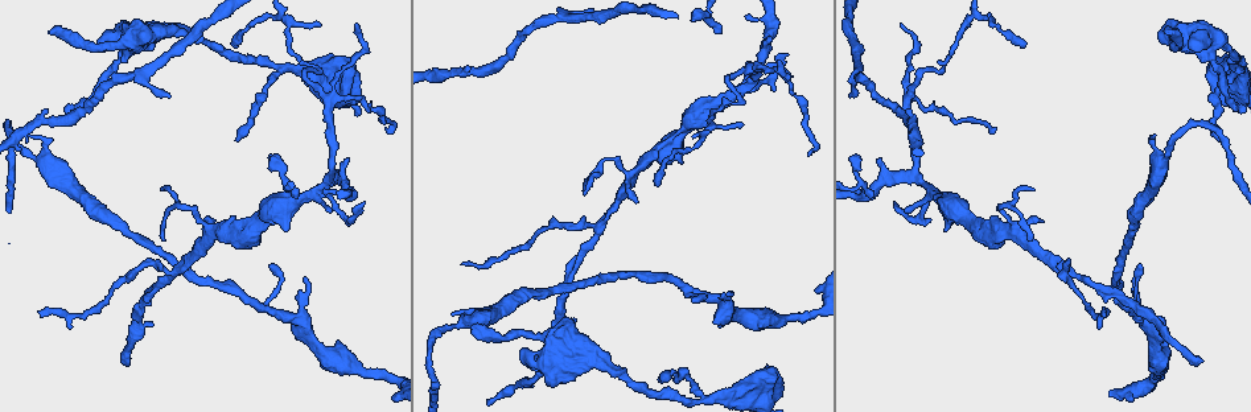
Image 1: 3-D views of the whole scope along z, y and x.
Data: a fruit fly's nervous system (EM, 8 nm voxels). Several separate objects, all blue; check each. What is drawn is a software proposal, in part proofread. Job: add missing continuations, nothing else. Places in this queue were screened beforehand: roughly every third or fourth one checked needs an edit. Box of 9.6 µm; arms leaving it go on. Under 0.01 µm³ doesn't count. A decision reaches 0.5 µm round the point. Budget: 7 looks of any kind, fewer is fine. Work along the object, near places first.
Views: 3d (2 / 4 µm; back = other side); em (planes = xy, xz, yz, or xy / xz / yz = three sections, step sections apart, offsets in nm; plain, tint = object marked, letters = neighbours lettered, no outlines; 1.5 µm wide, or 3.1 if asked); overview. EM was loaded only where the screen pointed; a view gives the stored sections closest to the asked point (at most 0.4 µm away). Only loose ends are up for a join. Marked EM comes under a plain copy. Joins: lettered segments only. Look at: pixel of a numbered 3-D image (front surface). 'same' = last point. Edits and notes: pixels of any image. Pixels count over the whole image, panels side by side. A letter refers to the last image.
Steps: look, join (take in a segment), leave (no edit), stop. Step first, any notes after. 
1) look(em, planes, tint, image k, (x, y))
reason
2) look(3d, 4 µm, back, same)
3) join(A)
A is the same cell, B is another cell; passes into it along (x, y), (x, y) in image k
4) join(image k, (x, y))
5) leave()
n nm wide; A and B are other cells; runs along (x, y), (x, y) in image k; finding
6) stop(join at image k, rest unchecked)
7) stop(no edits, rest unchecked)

look(em, planes, letters, image 1, (387, 128))
long arm stops here

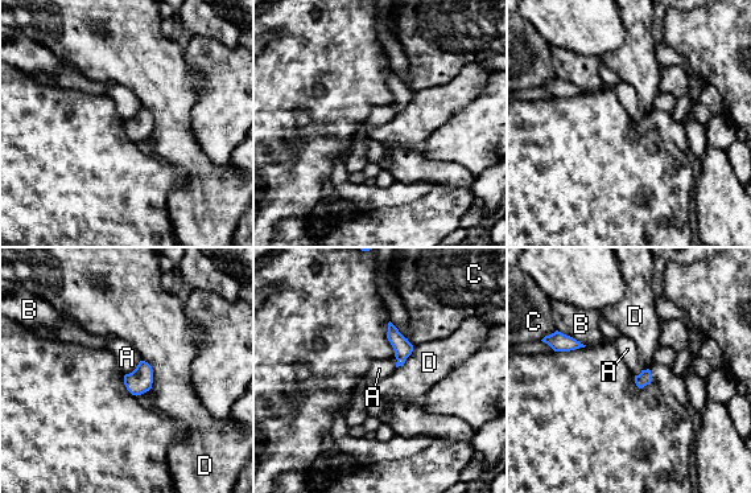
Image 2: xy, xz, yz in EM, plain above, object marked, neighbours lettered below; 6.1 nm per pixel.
leave()
A, B, C and D are other cells; none of them fits

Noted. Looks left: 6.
look(em, planes, letters, image 1, (362, 204))
an open end

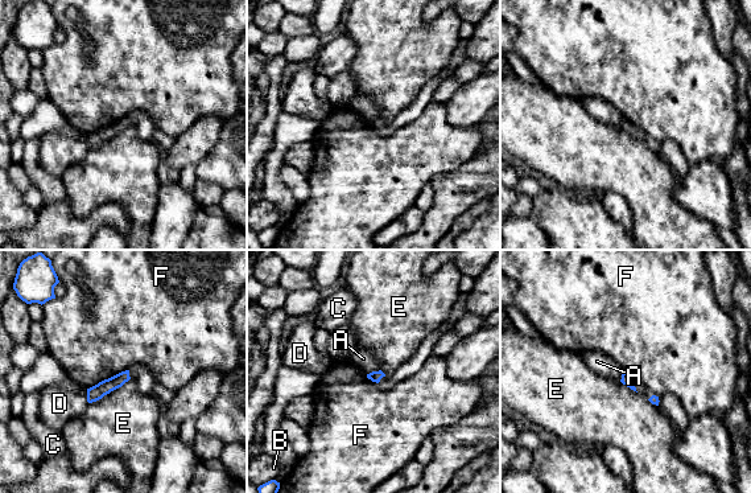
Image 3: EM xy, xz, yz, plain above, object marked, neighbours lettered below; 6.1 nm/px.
leave()
70 nm wide; A, B, C, D, E and F are other cells; border along (128, 369), (104, 378), (87, 389) in image 3; none of them fits

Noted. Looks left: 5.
look(3d, 2 µm, image 1, (474, 326))
branch stops here

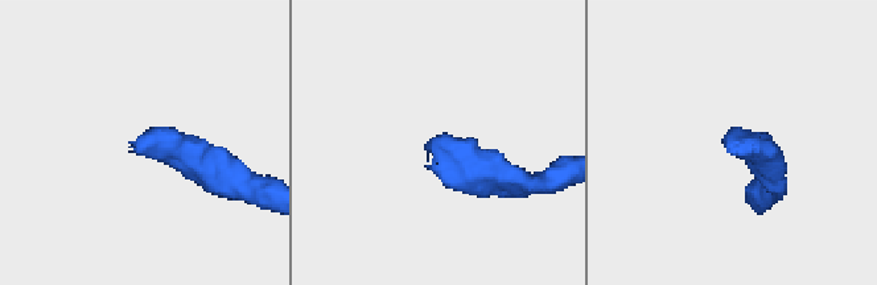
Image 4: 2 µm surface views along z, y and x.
look(em, planes, letters, image 4, (729, 152))

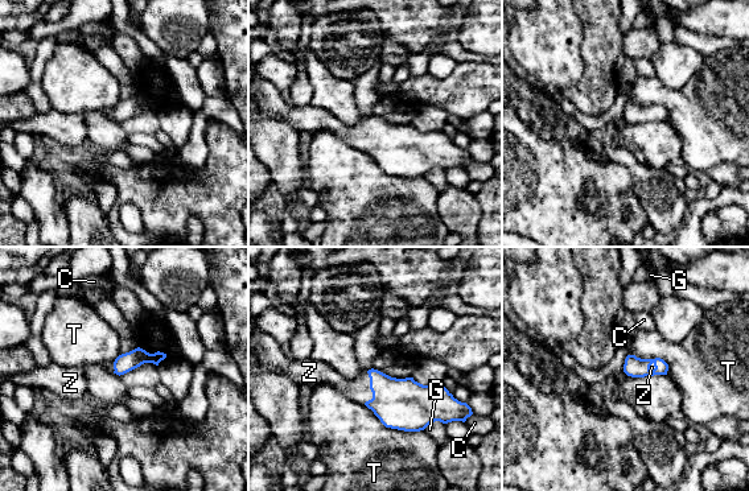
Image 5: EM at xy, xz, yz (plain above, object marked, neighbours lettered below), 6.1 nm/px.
join(Z)
Z is the same cell, C, G and T are other cells; passes into it along (404, 404), (370, 388), (358, 390) in image 5; it goes on there

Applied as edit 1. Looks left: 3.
stop(join at image 5, rest unchecked)

